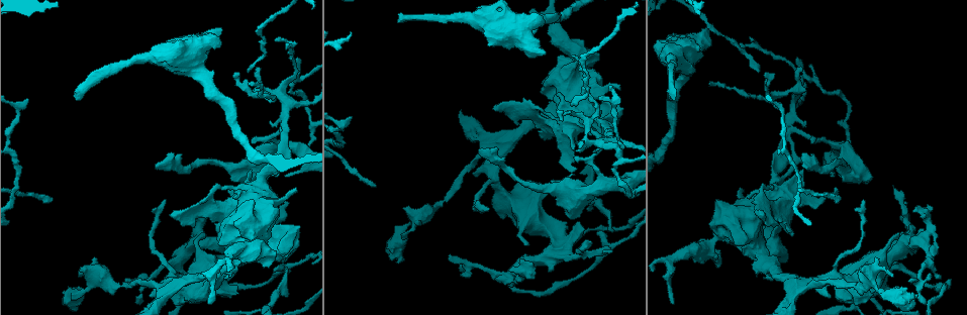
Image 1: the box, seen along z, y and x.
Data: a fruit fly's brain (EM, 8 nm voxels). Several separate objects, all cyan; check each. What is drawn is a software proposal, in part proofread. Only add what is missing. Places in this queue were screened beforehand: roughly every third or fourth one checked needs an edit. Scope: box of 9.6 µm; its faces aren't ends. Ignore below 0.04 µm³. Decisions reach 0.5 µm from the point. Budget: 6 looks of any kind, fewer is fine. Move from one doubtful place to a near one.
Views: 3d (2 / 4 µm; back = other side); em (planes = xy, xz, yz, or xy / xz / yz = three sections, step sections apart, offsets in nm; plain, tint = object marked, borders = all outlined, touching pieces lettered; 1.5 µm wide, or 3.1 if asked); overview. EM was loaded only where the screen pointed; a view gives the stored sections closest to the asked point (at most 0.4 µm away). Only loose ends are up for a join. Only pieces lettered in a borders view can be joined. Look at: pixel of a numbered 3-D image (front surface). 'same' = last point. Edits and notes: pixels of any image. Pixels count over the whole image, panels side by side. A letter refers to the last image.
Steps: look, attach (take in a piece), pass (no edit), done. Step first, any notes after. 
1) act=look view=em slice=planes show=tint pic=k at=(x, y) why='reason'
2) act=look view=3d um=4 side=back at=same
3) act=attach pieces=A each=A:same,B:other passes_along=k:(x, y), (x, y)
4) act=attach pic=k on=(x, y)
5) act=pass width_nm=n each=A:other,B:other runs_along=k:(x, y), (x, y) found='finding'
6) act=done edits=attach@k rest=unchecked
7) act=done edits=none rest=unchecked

act=look view=3d um=4 side=back pic=1 at=(375, 185) why='free end'

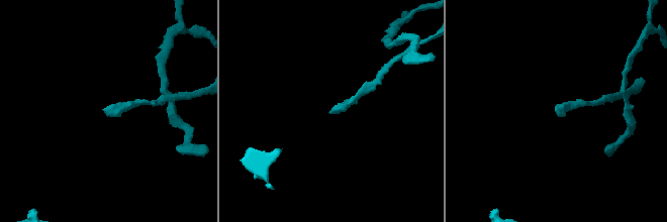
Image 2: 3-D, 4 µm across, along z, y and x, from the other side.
act=look view=em slice=yz step=8 show=tint pic=2 at=(331, 111) why='need the tissue'

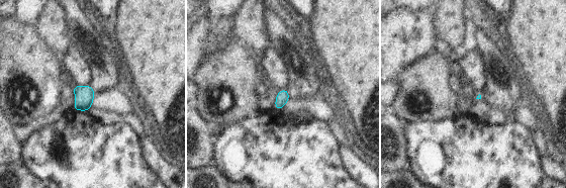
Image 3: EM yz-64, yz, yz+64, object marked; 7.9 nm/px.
act=look view=em slice=planes show=borders at=same

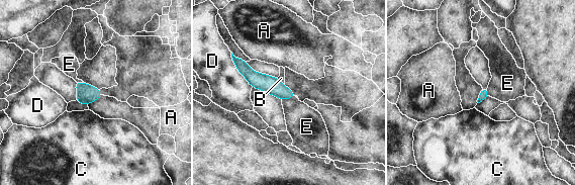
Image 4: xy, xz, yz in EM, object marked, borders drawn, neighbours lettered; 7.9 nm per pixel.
act=pass longest_contact=D:320nm each=A:other,B:other,C:other,D:other,E:other runs_along=4:(237, 62), (255, 79), (290, 95) found='none of them fits'

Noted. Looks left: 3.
act=look view=3d um=4 side=back pic=1 at=(573, 157) why='thin end'

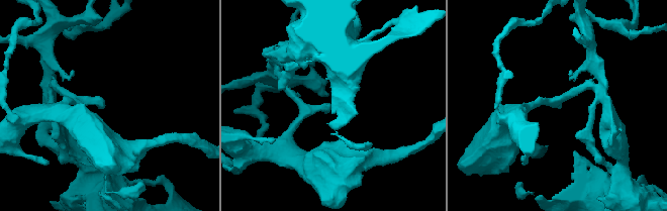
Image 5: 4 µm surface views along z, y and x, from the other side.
act=look view=em slice=xy step=8 show=borders pic=5 at=(329, 106)

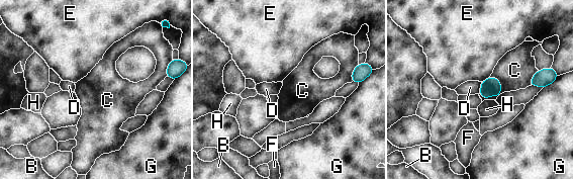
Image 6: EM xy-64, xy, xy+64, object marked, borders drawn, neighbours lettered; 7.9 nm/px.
act=look view=em slice=planes show=borders at=same why='another direction'

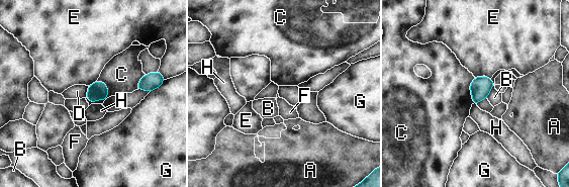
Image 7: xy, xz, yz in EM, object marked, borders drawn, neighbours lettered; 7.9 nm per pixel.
act=pass each=A:other,B:other,C:other,D:other,E:other,F:other,G:other,H:other border=7:(88, 86), (88, 92), (85, 97) found='no lettered piece goes on from it'

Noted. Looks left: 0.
act=done edits=none rest=unchecked

